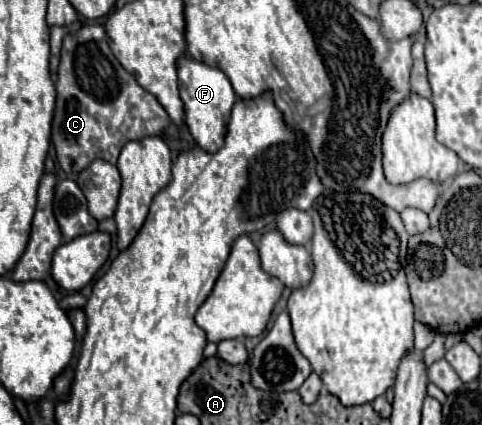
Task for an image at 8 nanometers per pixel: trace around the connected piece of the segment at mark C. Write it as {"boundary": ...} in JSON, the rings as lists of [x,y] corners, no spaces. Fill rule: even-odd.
{"boundary":[[[85,24],[63,38],[55,86],[57,102],[51,122],[51,142],[59,166],[67,174],[79,174],[97,158],[115,164],[123,144],[141,140],[143,136],[161,134],[171,122],[157,98],[143,90],[135,76],[113,56],[101,24]]]}

